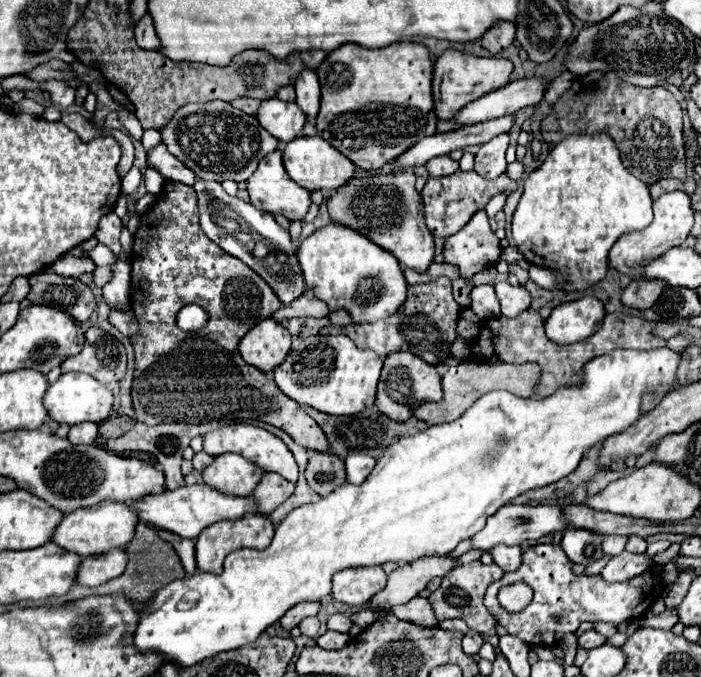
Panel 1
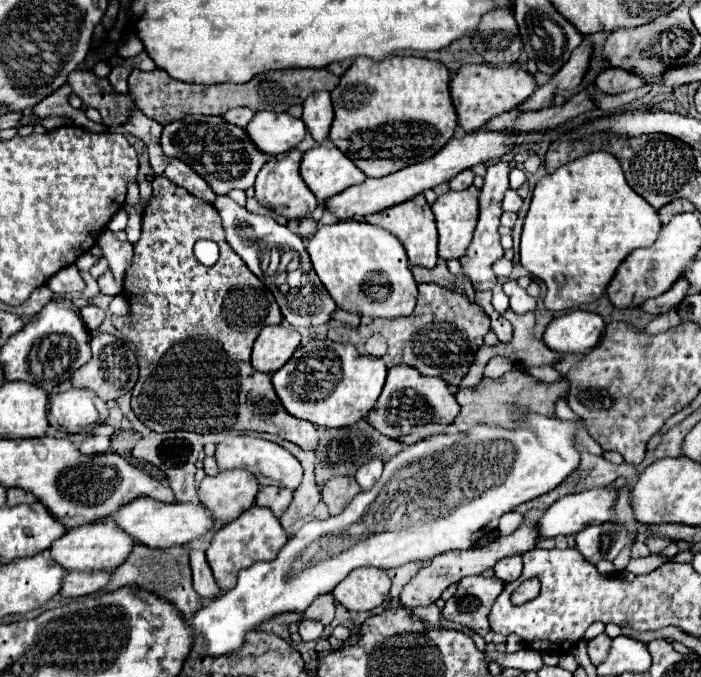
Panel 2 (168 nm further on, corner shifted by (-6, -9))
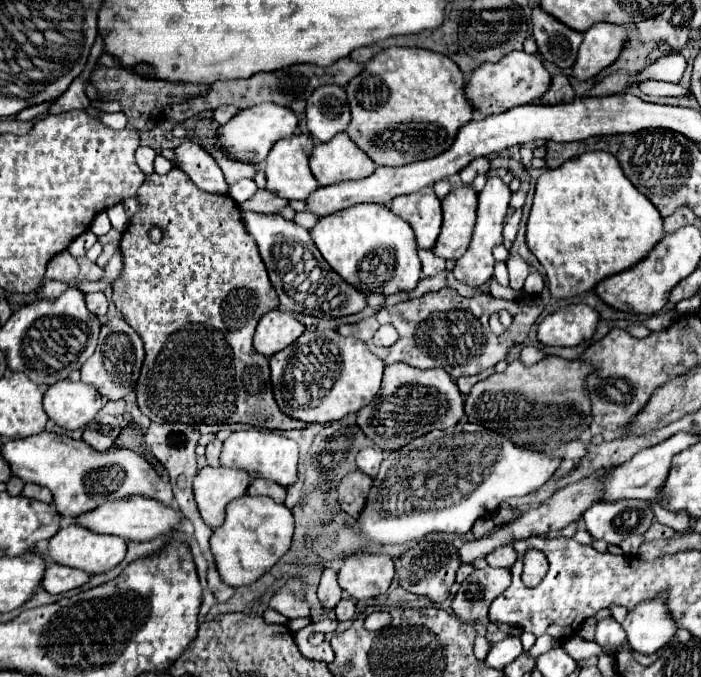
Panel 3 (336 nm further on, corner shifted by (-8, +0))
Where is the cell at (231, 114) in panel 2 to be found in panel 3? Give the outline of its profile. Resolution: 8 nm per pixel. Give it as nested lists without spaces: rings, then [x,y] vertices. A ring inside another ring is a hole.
[[[220,105],[216,111],[214,111],[214,121],[218,123],[218,125],[224,125],[224,123],[228,123],[236,113],[238,113],[240,109],[238,107],[228,107],[228,105]]]

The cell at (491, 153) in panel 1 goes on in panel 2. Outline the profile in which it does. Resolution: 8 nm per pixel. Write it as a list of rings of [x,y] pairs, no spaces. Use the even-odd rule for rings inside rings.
[[[496,162],[488,168],[488,174],[484,178],[484,188],[480,190],[480,198],[478,198],[478,204],[480,204],[480,218],[478,218],[478,226],[476,226],[476,232],[474,232],[474,238],[472,238],[472,244],[466,252],[466,256],[460,260],[462,264],[462,276],[466,276],[474,290],[492,290],[496,286],[496,274],[492,272],[492,264],[502,258],[504,254],[504,248],[500,246],[500,234],[498,234],[498,228],[500,228],[500,216],[502,216],[502,198],[504,198],[504,192],[508,190],[508,174],[510,174],[510,168],[506,162]]]

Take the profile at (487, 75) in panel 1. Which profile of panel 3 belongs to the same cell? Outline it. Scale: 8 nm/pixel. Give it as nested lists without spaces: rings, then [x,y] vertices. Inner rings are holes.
[[[512,51],[498,63],[482,63],[478,69],[474,69],[470,81],[464,87],[466,89],[464,93],[466,99],[472,103],[474,111],[478,111],[480,115],[492,115],[508,111],[518,105],[532,103],[534,99],[540,99],[548,87],[550,87],[550,73],[544,69],[542,61],[524,51]]]

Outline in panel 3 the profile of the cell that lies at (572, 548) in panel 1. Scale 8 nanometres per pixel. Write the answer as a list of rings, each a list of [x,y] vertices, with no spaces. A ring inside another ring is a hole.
[[[624,499],[620,503],[594,503],[582,519],[592,539],[620,545],[628,535],[646,533],[654,521],[654,513],[648,509],[646,501]]]

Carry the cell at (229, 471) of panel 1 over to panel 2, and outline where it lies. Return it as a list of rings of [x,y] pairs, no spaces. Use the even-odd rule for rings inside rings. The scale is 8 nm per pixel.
[[[236,468],[236,470],[220,472],[220,474],[212,476],[212,478],[206,476],[200,482],[200,488],[198,488],[198,500],[212,514],[212,520],[228,524],[228,522],[238,518],[244,510],[248,510],[254,504],[254,498],[258,494],[258,490],[260,490],[260,486],[254,480],[254,476],[250,472],[246,472],[246,470],[238,470]]]

